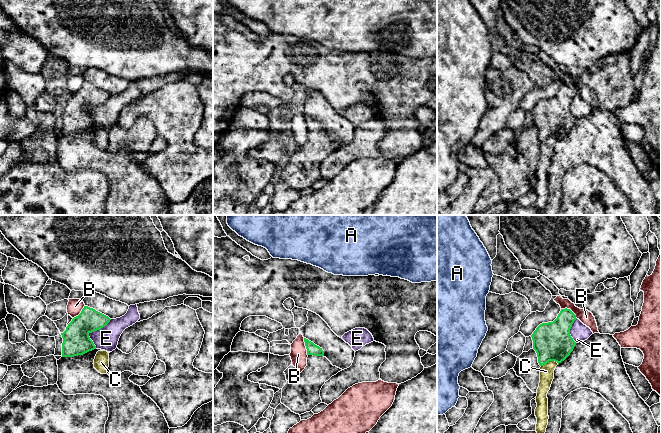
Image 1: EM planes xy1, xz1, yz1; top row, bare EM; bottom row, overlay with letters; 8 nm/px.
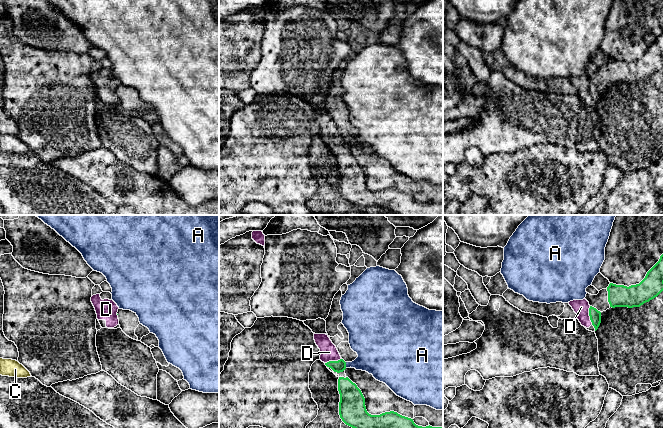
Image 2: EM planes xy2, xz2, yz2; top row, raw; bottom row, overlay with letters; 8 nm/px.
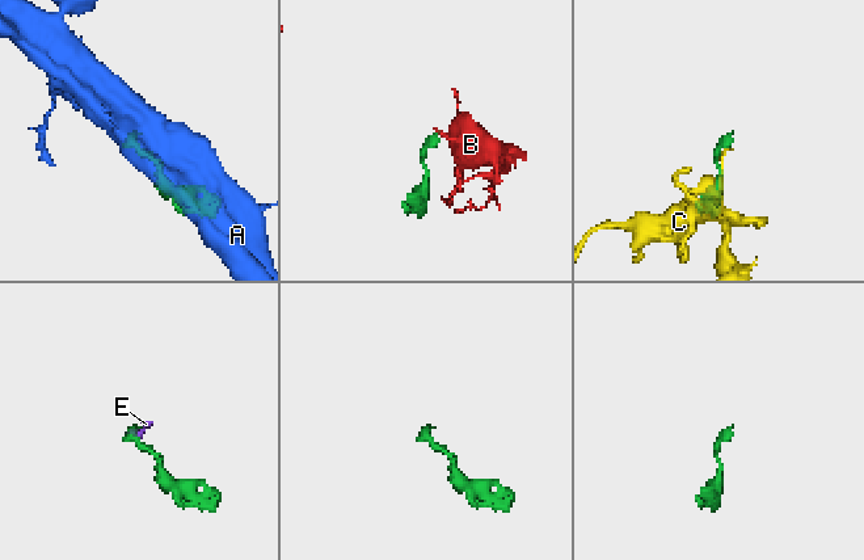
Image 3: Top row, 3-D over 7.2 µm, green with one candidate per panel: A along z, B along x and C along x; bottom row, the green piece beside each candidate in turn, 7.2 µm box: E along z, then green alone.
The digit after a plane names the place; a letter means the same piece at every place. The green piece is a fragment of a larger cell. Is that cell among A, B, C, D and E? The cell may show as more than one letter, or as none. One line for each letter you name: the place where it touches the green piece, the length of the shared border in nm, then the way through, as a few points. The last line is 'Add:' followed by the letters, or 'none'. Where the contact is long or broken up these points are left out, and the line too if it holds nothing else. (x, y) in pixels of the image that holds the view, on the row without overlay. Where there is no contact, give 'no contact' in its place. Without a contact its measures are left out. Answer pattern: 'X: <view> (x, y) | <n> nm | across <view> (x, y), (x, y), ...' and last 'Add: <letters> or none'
D: yz2 (589, 91) | 150 nm | across yz2 (595, 92), (589, 91), (581, 83)
Add: D

